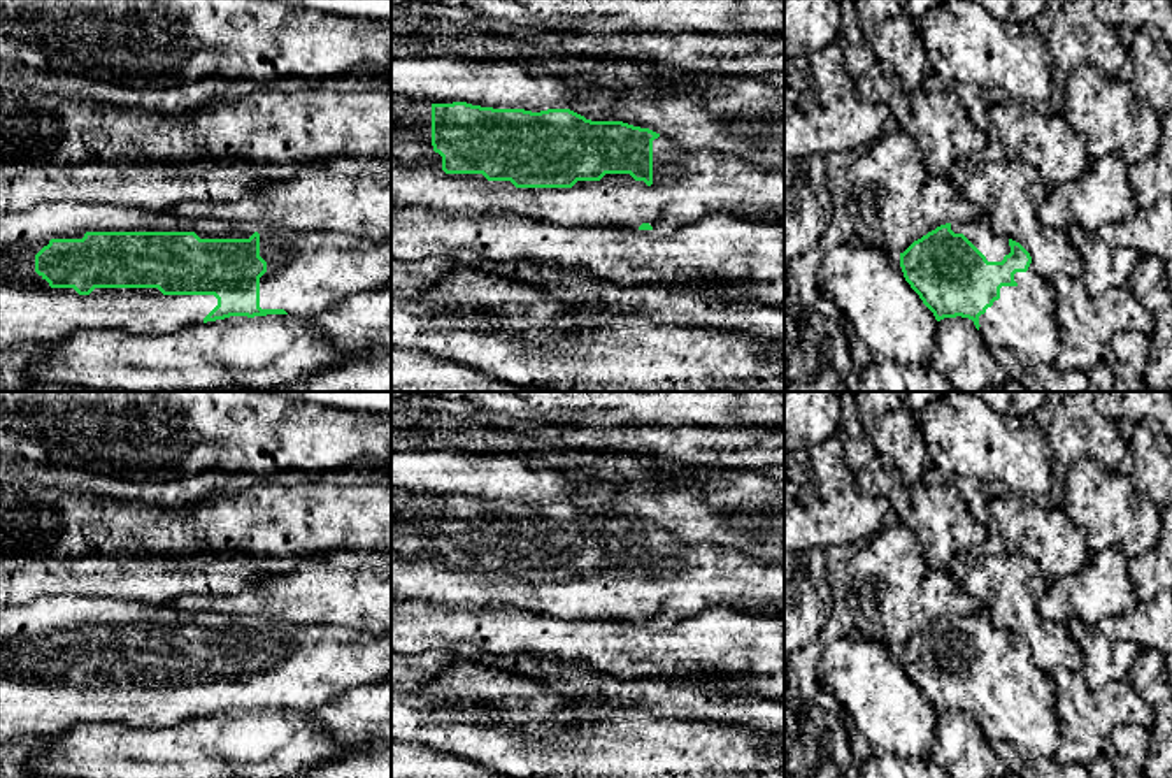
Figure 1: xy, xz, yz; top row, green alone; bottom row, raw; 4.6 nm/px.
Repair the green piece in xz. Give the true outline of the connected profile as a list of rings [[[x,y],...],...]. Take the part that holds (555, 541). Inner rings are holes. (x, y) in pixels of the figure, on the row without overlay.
[[[391,492],[391,601],[423,599],[449,609],[514,606],[563,620],[623,620],[665,629],[711,606],[775,615],[784,606],[784,564],[770,564],[735,548],[688,544],[677,536],[623,515],[591,515],[570,502],[532,506],[467,495],[430,497]]]

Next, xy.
[[[72,592],[42,595],[28,604],[0,608],[0,743],[58,738],[86,724],[116,724],[132,729],[165,729],[200,717],[230,710],[288,708],[318,711],[337,695],[356,687],[384,681],[391,676],[391,636],[377,636],[344,625],[295,625],[277,618],[223,615],[216,611],[181,611],[158,602],[137,602],[112,597],[82,597]]]

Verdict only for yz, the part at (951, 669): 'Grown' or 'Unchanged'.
Grown

